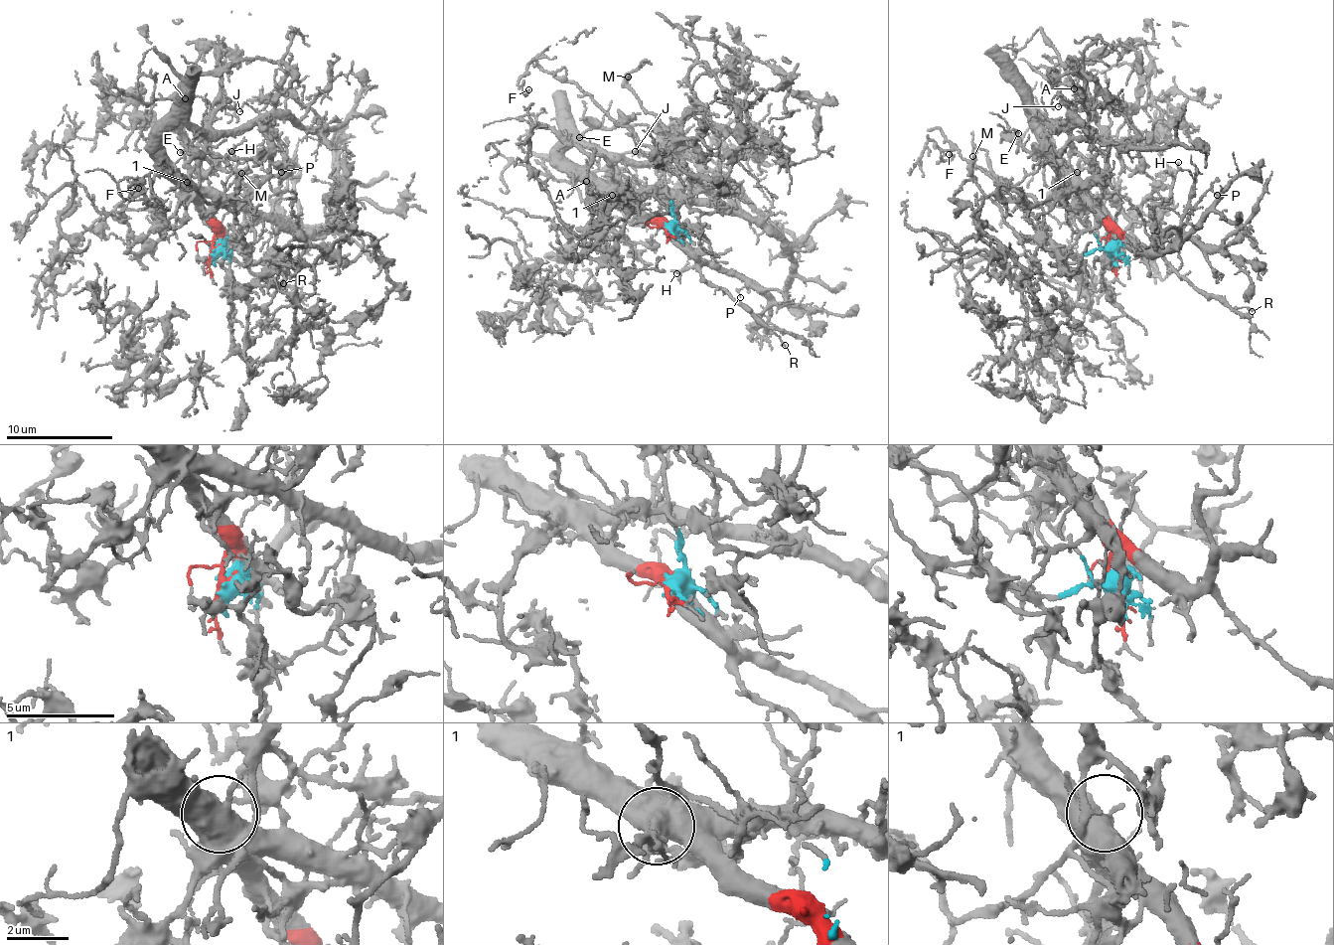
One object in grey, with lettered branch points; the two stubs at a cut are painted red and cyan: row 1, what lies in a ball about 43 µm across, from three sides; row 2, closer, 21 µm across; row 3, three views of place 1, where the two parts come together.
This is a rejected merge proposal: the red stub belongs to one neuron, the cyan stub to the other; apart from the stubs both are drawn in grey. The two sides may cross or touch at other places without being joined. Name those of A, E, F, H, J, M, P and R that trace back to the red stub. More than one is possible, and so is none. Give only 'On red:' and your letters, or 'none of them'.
On red: A, H, J, P, R

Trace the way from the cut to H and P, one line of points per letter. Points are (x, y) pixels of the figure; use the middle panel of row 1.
H: (666, 227), (664, 227), (697, 259), (702, 258), (696, 250), (700, 255), (696, 267), (676, 274)
P: (666, 227), (664, 227), (708, 266), (725, 268), (731, 275), (740, 274), (748, 284), (740, 296)

